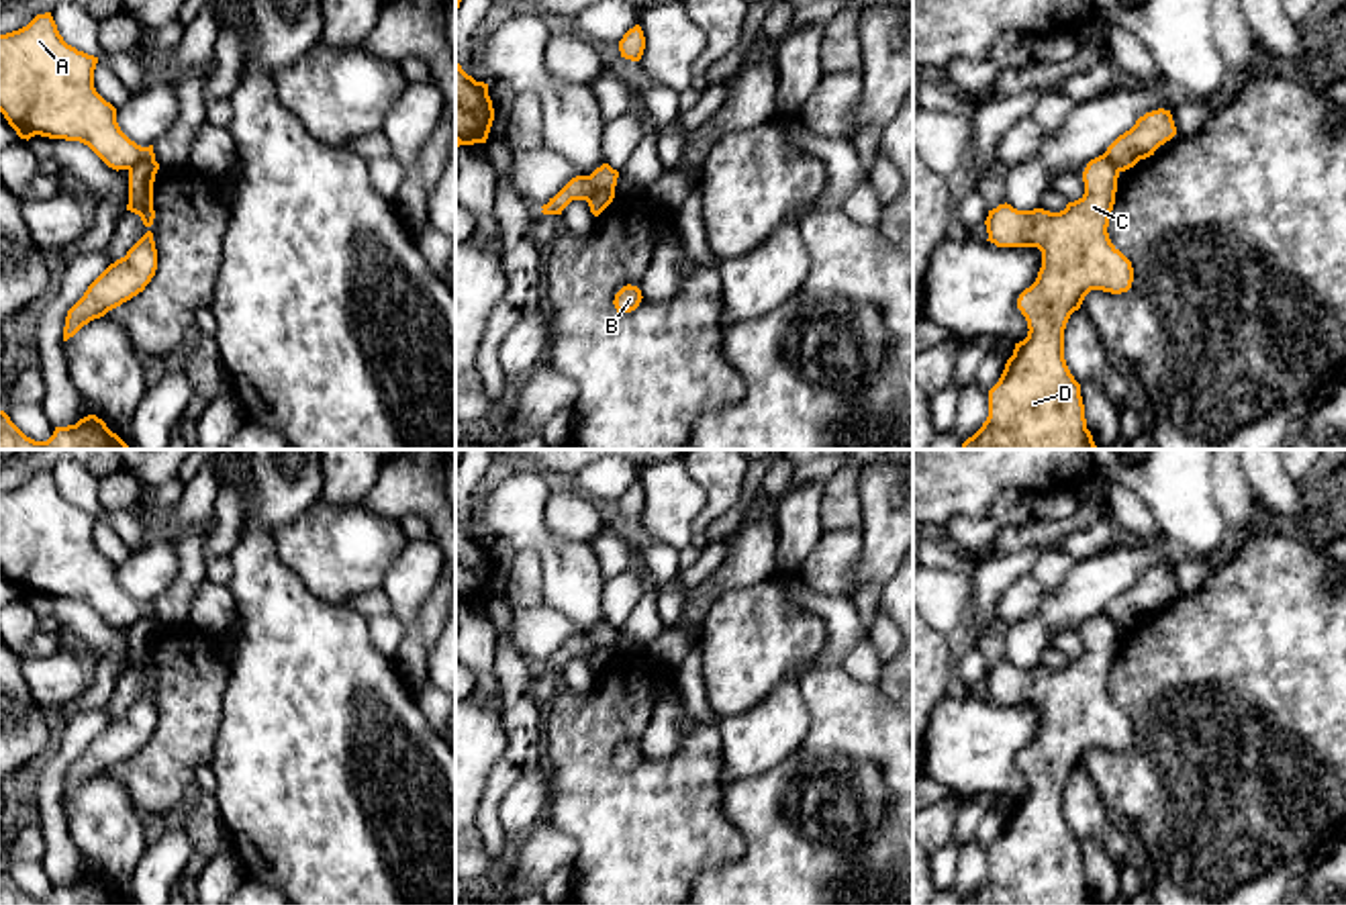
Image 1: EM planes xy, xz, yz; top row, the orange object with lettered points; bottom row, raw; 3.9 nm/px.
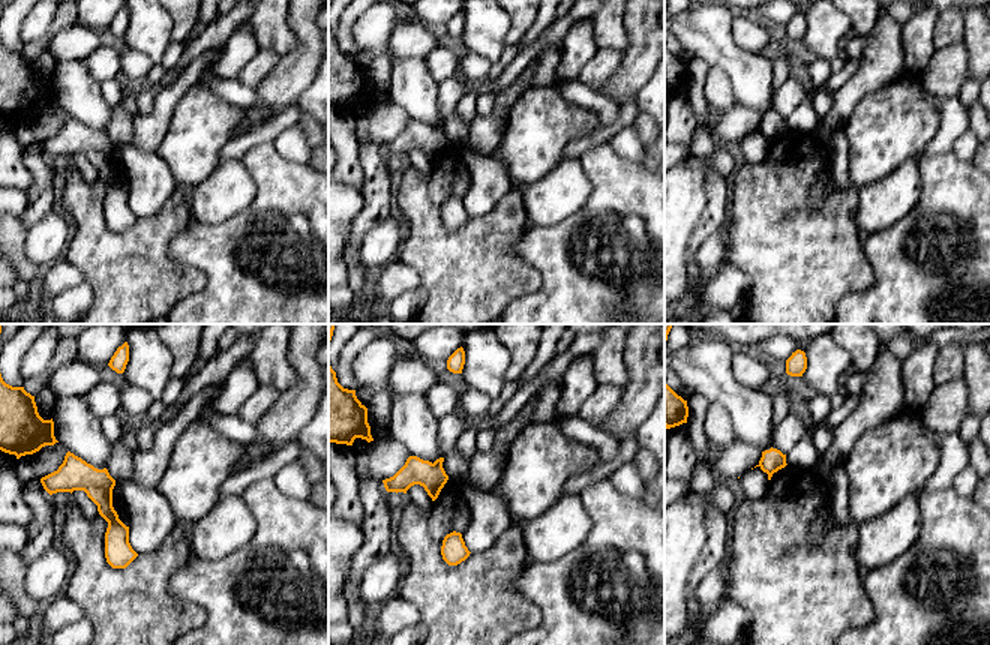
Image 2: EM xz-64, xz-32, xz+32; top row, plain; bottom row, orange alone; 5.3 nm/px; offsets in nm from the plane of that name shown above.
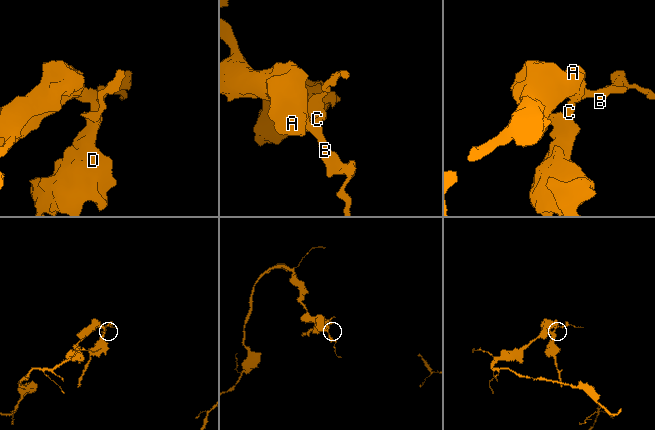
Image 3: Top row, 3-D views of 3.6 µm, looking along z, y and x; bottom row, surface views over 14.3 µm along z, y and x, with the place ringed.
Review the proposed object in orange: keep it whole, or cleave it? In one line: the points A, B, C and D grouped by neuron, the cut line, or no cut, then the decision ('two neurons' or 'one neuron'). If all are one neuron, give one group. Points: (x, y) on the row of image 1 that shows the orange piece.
A B / C D | xz (587, 176), (597, 188), (613, 191) | two neurons

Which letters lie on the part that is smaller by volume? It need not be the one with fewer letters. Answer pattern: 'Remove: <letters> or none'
Remove: C, D

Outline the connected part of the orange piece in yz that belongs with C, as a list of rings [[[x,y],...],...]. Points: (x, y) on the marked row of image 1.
[[[1103,155],[1083,172],[1085,194],[1064,210],[1017,210],[999,204],[984,221],[997,247],[1038,247],[1042,268],[1036,282],[1017,298],[1027,321],[1027,337],[1015,343],[999,382],[989,390],[989,417],[960,449],[1099,449],[1087,429],[1080,384],[1064,360],[1064,329],[1091,290],[1121,294],[1132,288],[1132,261],[1111,243],[1107,227],[1115,204],[1117,168]]]

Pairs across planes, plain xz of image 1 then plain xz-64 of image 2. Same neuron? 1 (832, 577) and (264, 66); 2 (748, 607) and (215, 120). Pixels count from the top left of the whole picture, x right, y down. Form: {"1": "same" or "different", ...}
{"1": "same", "2": "same"}

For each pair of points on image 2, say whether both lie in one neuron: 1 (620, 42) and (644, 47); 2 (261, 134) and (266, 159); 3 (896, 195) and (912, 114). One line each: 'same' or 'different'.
1: different
2: different
3: different

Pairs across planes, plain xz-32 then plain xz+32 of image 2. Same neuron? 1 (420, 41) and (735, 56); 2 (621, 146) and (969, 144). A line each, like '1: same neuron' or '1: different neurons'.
1: different neurons
2: same neuron

